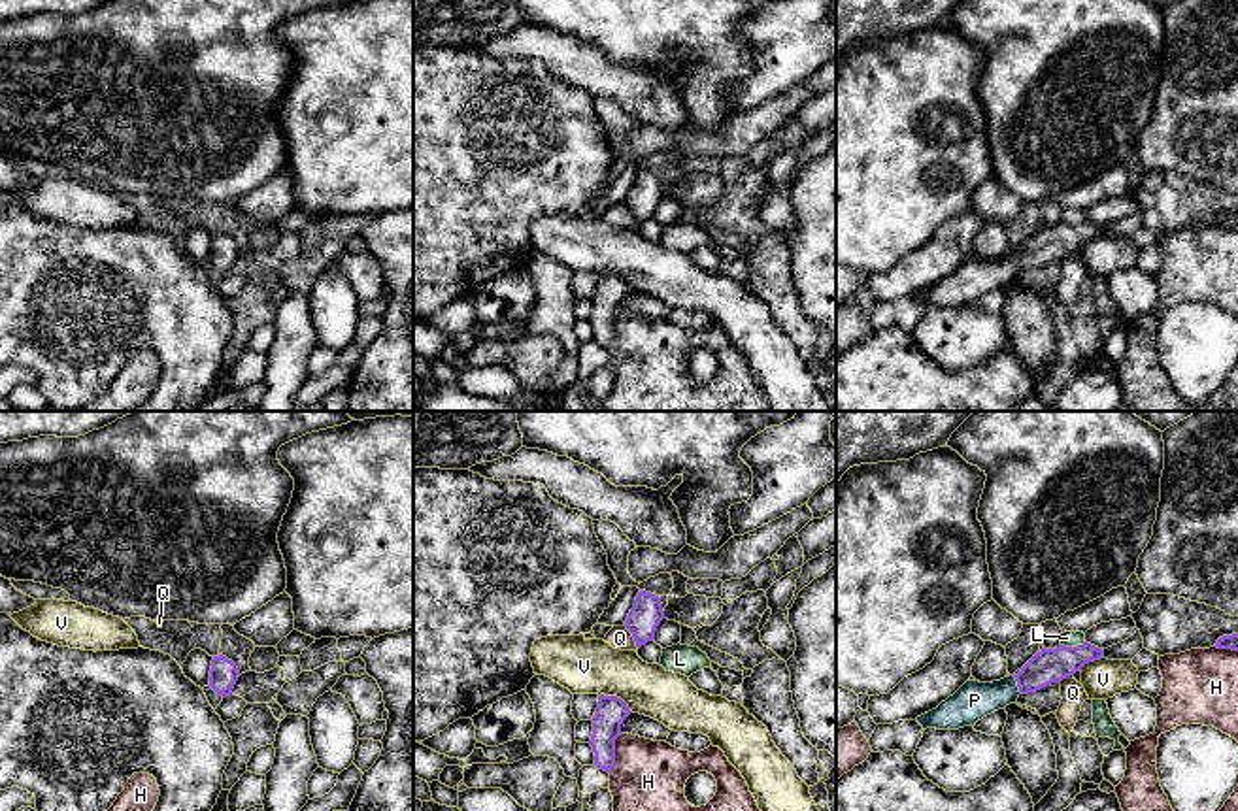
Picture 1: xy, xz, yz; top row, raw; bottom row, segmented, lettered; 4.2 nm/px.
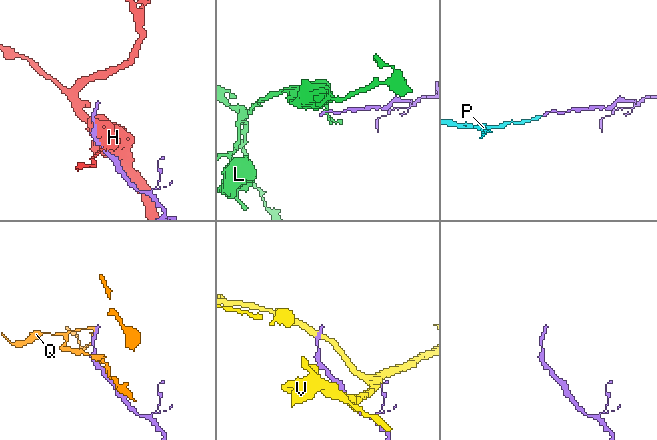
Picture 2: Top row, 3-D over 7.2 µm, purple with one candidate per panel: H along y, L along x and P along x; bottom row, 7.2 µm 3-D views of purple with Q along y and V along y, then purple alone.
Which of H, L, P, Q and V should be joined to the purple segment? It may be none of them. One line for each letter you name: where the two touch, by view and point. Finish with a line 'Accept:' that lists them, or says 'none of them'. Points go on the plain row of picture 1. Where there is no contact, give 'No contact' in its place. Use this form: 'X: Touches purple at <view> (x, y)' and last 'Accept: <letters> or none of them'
P: Touches purple at yz (1018, 263)
Accept: P

